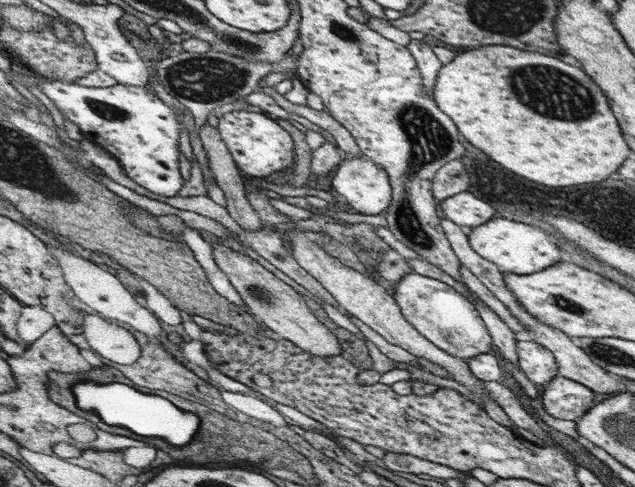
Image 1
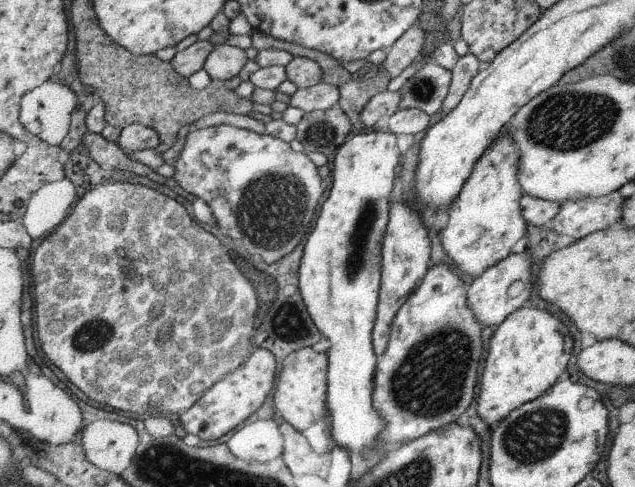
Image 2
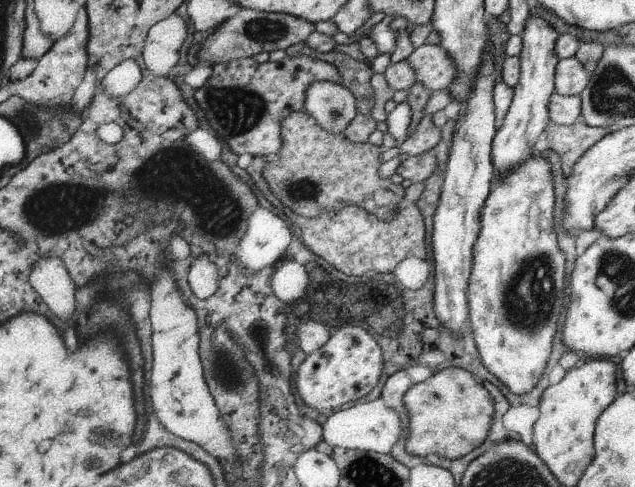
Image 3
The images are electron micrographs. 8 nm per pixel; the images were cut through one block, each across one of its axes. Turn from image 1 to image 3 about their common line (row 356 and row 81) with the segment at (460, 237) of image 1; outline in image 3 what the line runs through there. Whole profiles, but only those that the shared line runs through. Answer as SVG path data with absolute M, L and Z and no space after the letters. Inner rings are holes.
M576 57L560 59L555 71L555 92L565 97L579 95L590 78L590 71Z

